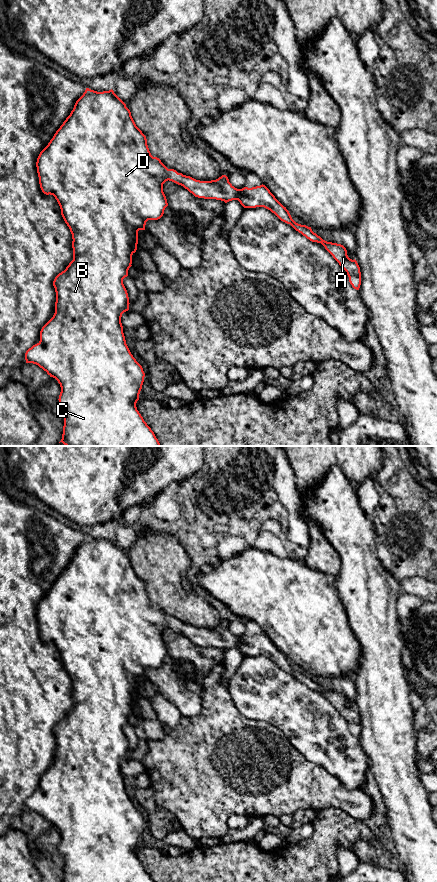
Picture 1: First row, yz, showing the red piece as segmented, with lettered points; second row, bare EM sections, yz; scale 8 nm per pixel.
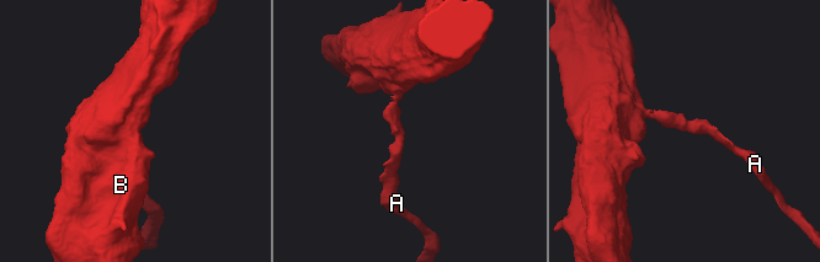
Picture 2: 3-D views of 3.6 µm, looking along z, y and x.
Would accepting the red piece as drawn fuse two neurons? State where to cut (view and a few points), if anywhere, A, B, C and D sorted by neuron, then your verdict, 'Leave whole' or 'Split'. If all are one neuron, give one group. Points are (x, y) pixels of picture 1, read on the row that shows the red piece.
No split. Groups: A B C D. Leave whole

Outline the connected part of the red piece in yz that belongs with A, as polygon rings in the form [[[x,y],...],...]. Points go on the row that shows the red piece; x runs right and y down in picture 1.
[[[86,88],[70,115],[40,152],[36,167],[42,192],[55,197],[72,234],[73,260],[53,281],[56,292],[55,313],[42,327],[40,341],[26,351],[25,360],[26,363],[38,365],[60,384],[58,400],[64,410],[60,442],[65,446],[161,446],[136,407],[145,373],[126,344],[121,317],[129,310],[129,297],[123,279],[128,276],[128,270],[132,266],[132,255],[137,250],[138,231],[145,230],[148,220],[158,220],[163,216],[168,206],[163,192],[166,181],[183,186],[198,198],[216,199],[225,203],[238,200],[244,208],[264,207],[270,210],[310,241],[321,243],[346,271],[352,287],[356,290],[360,288],[360,267],[355,259],[348,257],[346,248],[341,244],[327,242],[314,233],[311,227],[296,223],[286,207],[265,185],[237,189],[226,175],[216,180],[200,181],[168,169],[159,158],[153,157],[146,136],[136,126],[126,104],[112,89],[97,92]]]

